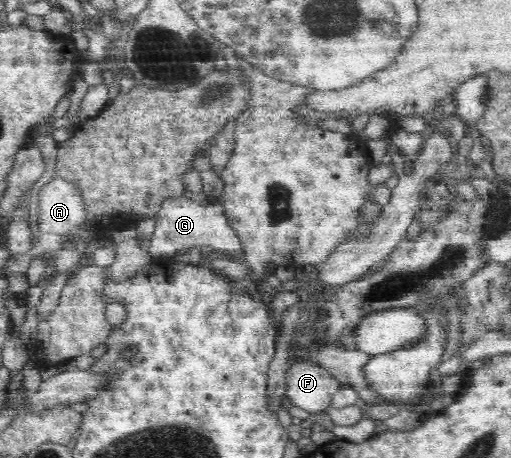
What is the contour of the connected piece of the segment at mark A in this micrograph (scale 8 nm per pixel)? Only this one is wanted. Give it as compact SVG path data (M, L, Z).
M55 176L41 188L37 215L40 233L73 235L85 220L82 196L68 180Z

